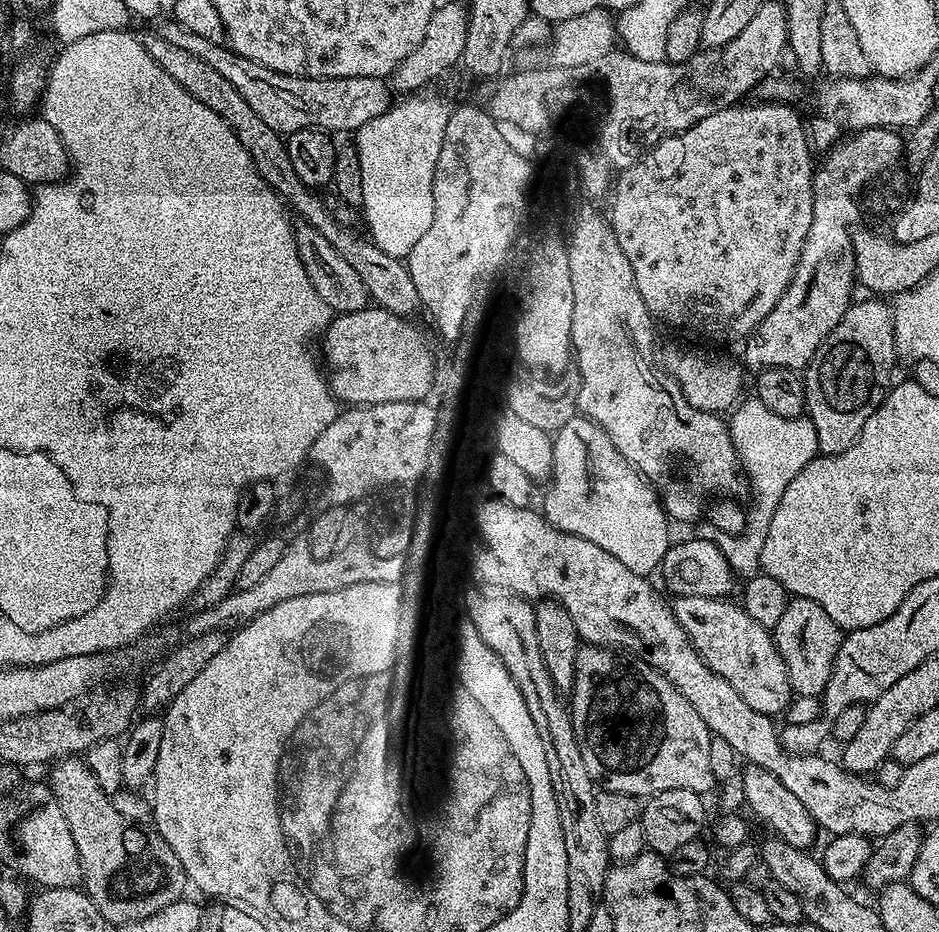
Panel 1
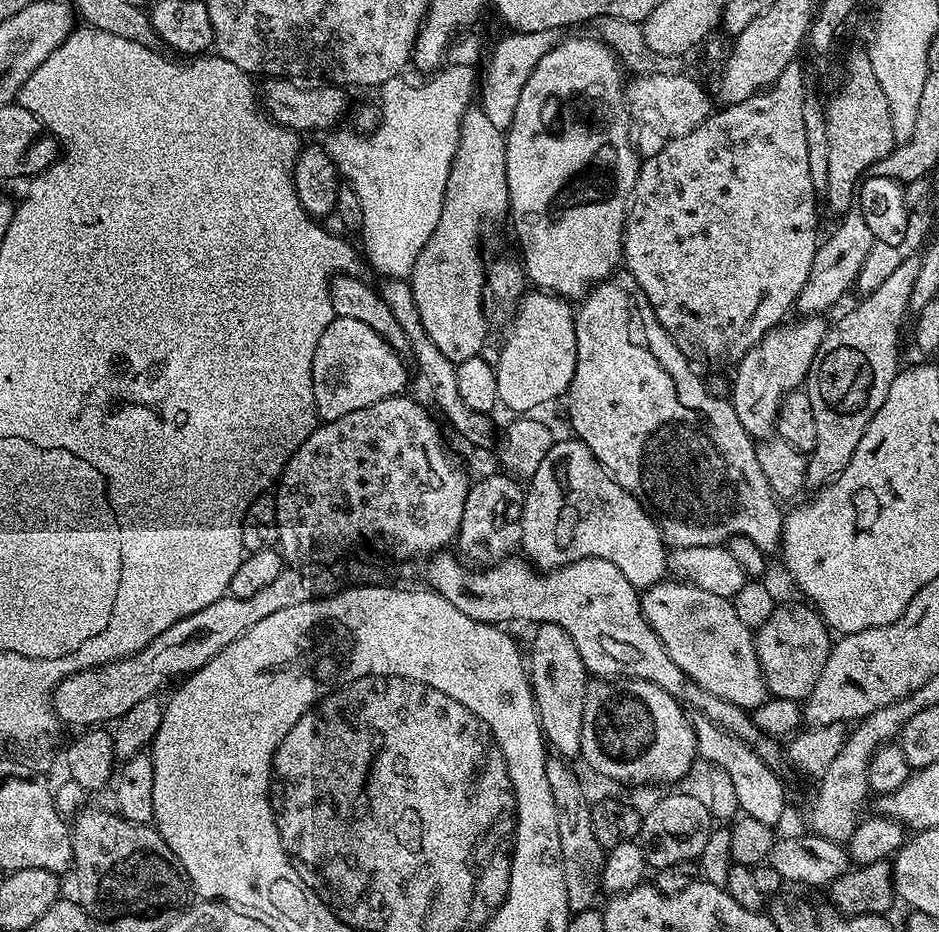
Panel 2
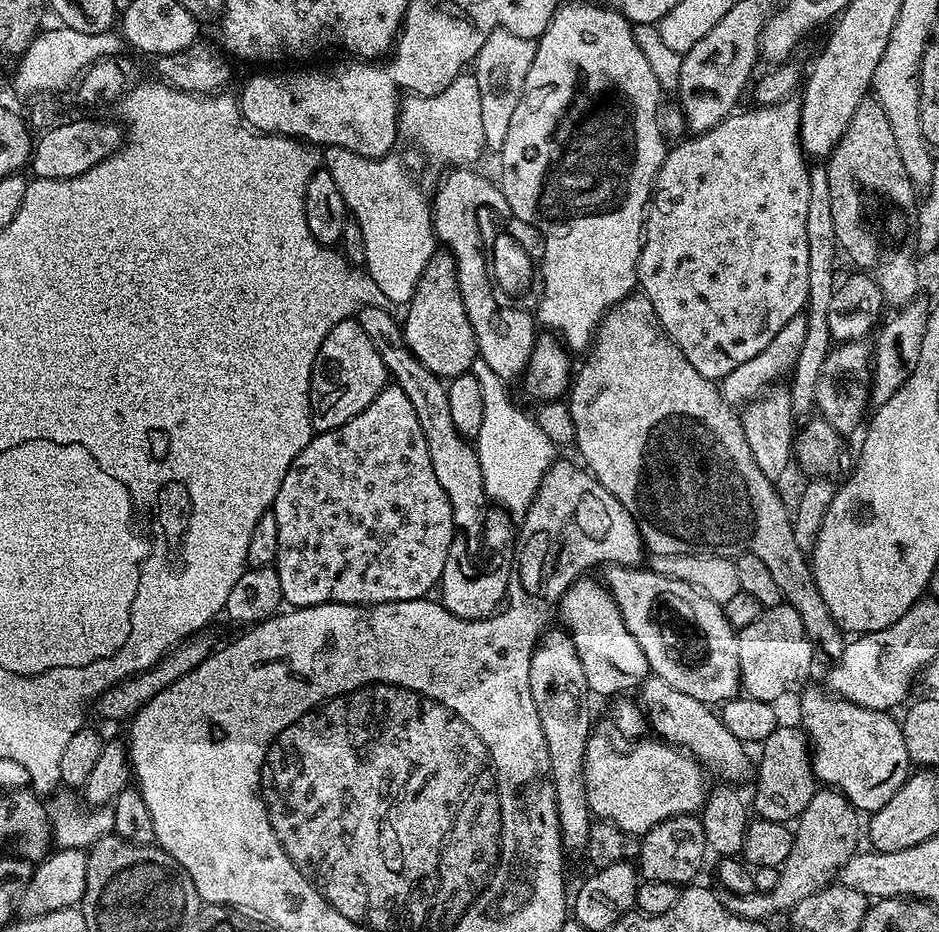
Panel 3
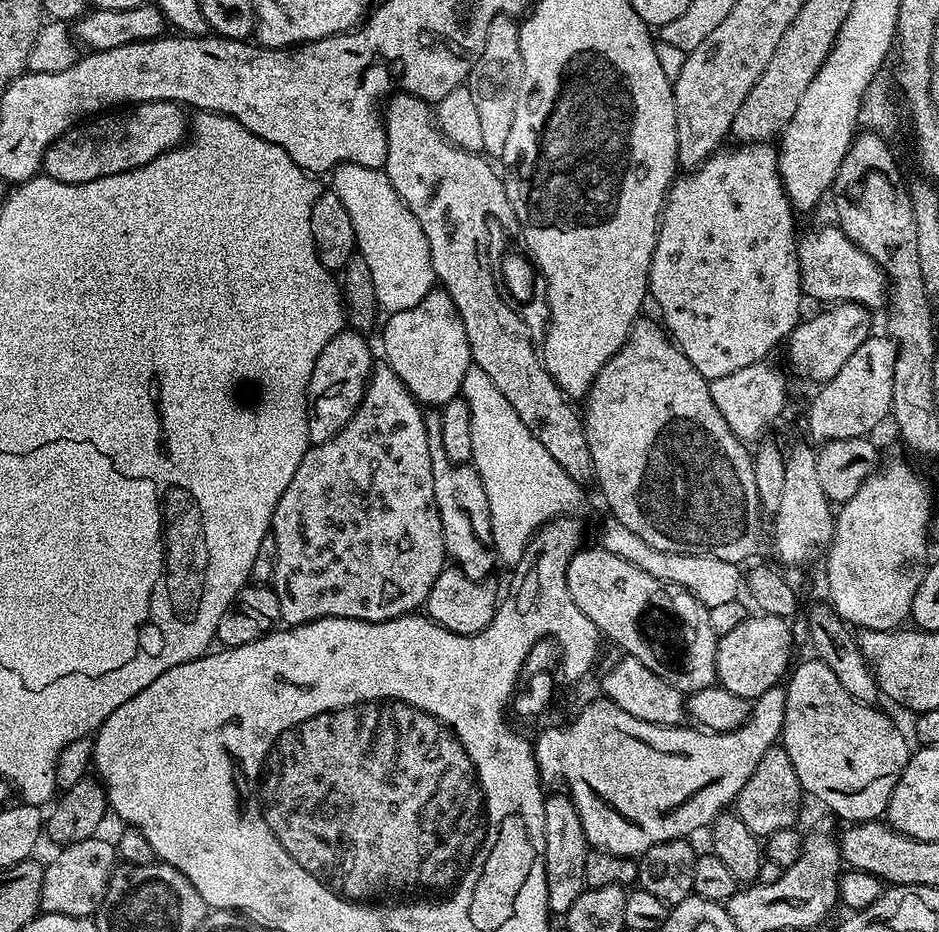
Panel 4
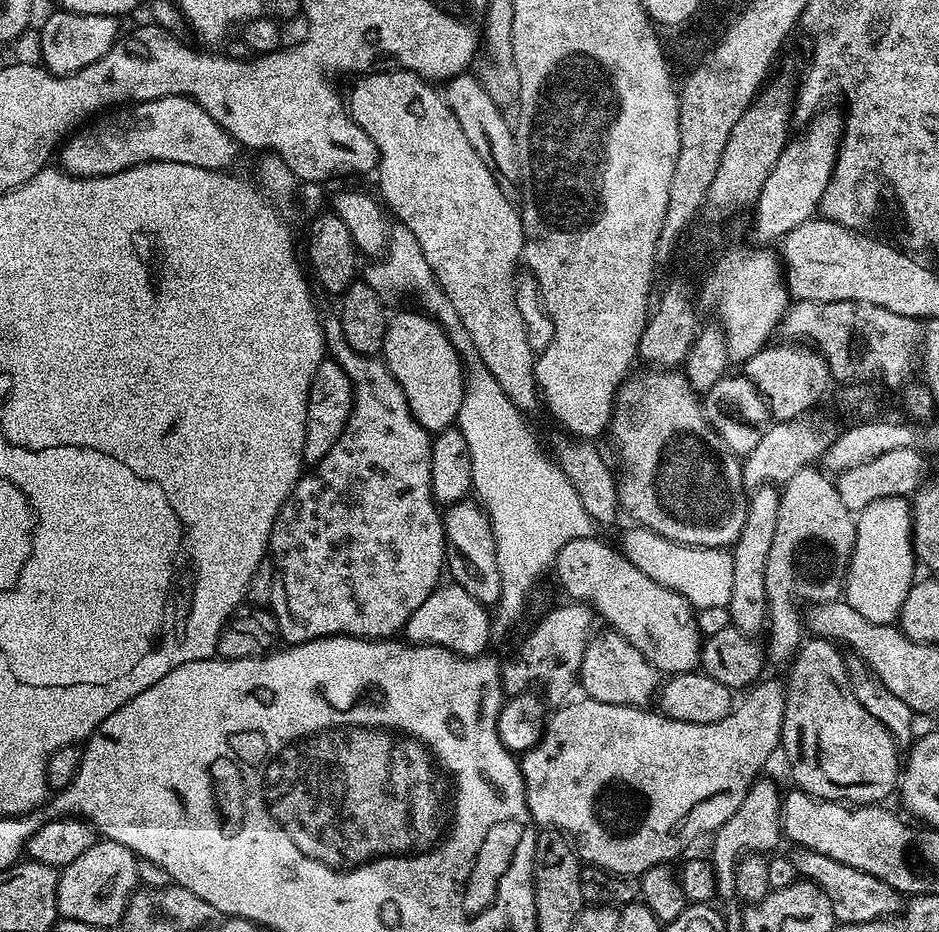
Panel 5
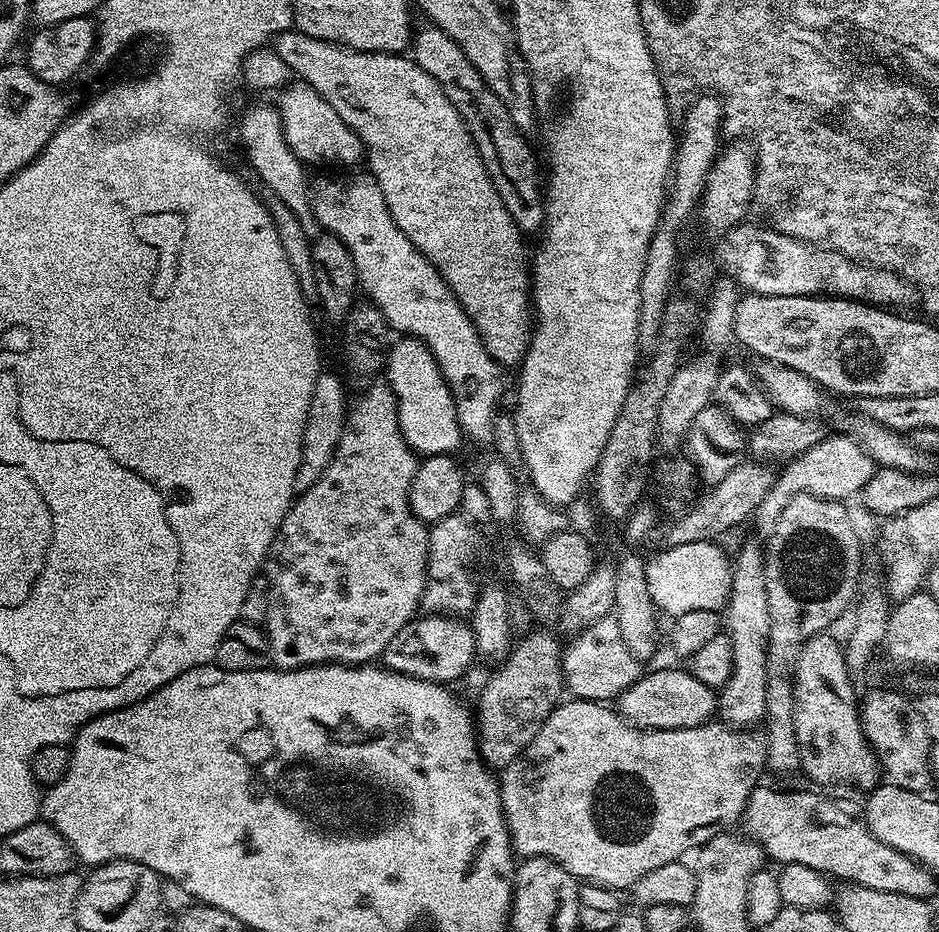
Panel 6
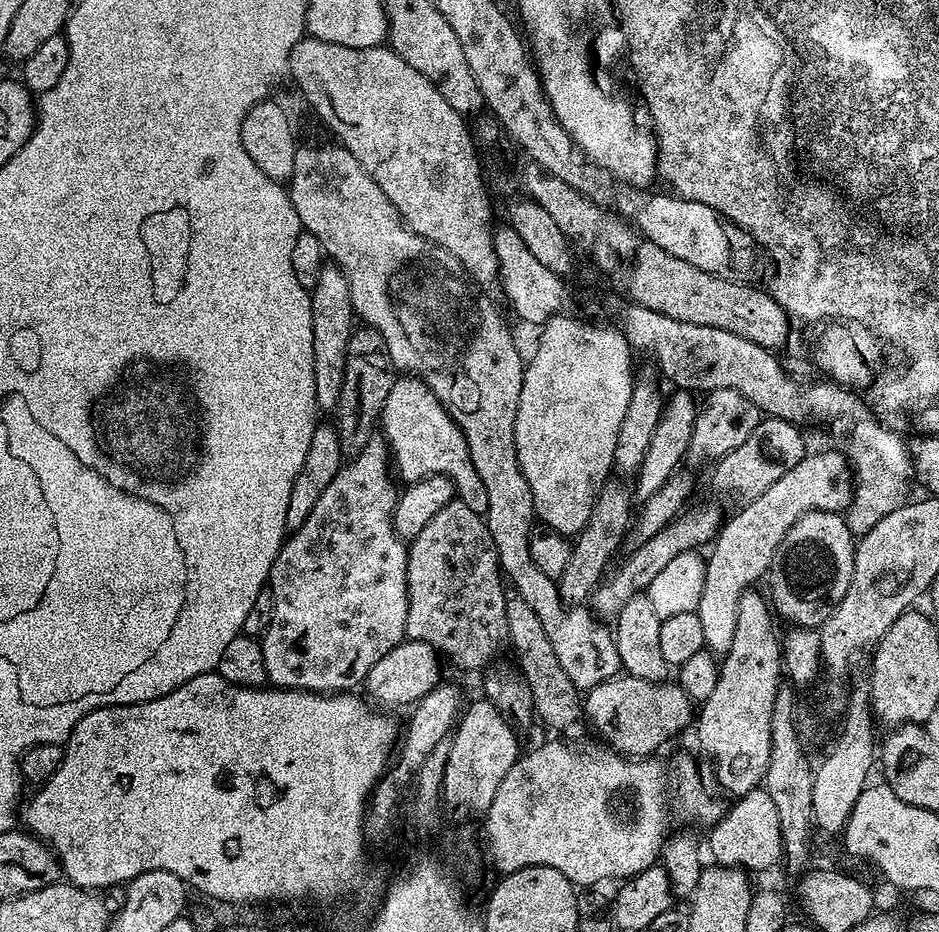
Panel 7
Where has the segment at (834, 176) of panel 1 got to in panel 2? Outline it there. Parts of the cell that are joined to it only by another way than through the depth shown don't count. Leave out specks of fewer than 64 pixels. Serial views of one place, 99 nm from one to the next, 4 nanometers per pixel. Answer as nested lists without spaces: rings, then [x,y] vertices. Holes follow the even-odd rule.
[[[801,315],[797,319],[781,322],[769,330],[734,368],[736,377],[732,380],[730,393],[734,414],[738,414],[738,422],[746,426],[757,442],[763,442],[775,433],[781,402],[807,381],[811,364],[828,333],[829,325],[824,324],[823,315]]]

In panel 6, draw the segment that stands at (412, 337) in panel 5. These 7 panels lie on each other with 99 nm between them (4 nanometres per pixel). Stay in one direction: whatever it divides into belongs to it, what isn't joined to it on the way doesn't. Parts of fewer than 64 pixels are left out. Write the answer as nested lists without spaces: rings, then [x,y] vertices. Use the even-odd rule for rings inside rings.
[[[400,338],[388,353],[386,382],[396,395],[398,422],[412,451],[425,456],[447,456],[455,453],[462,441],[462,429],[456,417],[456,403],[450,386],[430,350],[421,340]]]

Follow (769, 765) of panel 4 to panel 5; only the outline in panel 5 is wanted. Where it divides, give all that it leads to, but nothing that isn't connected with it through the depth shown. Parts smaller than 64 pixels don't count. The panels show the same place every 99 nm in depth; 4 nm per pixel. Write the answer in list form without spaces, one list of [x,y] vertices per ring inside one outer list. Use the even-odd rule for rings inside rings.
[[[757,778],[750,786],[746,798],[742,798],[738,810],[726,818],[721,828],[716,829],[712,840],[712,853],[710,859],[712,869],[716,875],[716,891],[721,897],[732,896],[736,891],[734,878],[736,867],[743,856],[749,854],[772,854],[782,841],[782,829],[780,827],[780,805],[782,803],[782,788],[779,788],[772,780]]]

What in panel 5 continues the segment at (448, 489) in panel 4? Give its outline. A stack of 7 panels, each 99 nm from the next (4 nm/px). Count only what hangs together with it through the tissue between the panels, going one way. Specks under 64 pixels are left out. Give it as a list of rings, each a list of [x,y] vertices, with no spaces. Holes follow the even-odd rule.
[[[465,498],[447,505],[442,516],[446,541],[446,572],[457,584],[486,606],[500,603],[502,577],[498,574],[498,554],[494,550],[494,534],[488,513],[475,499]]]

